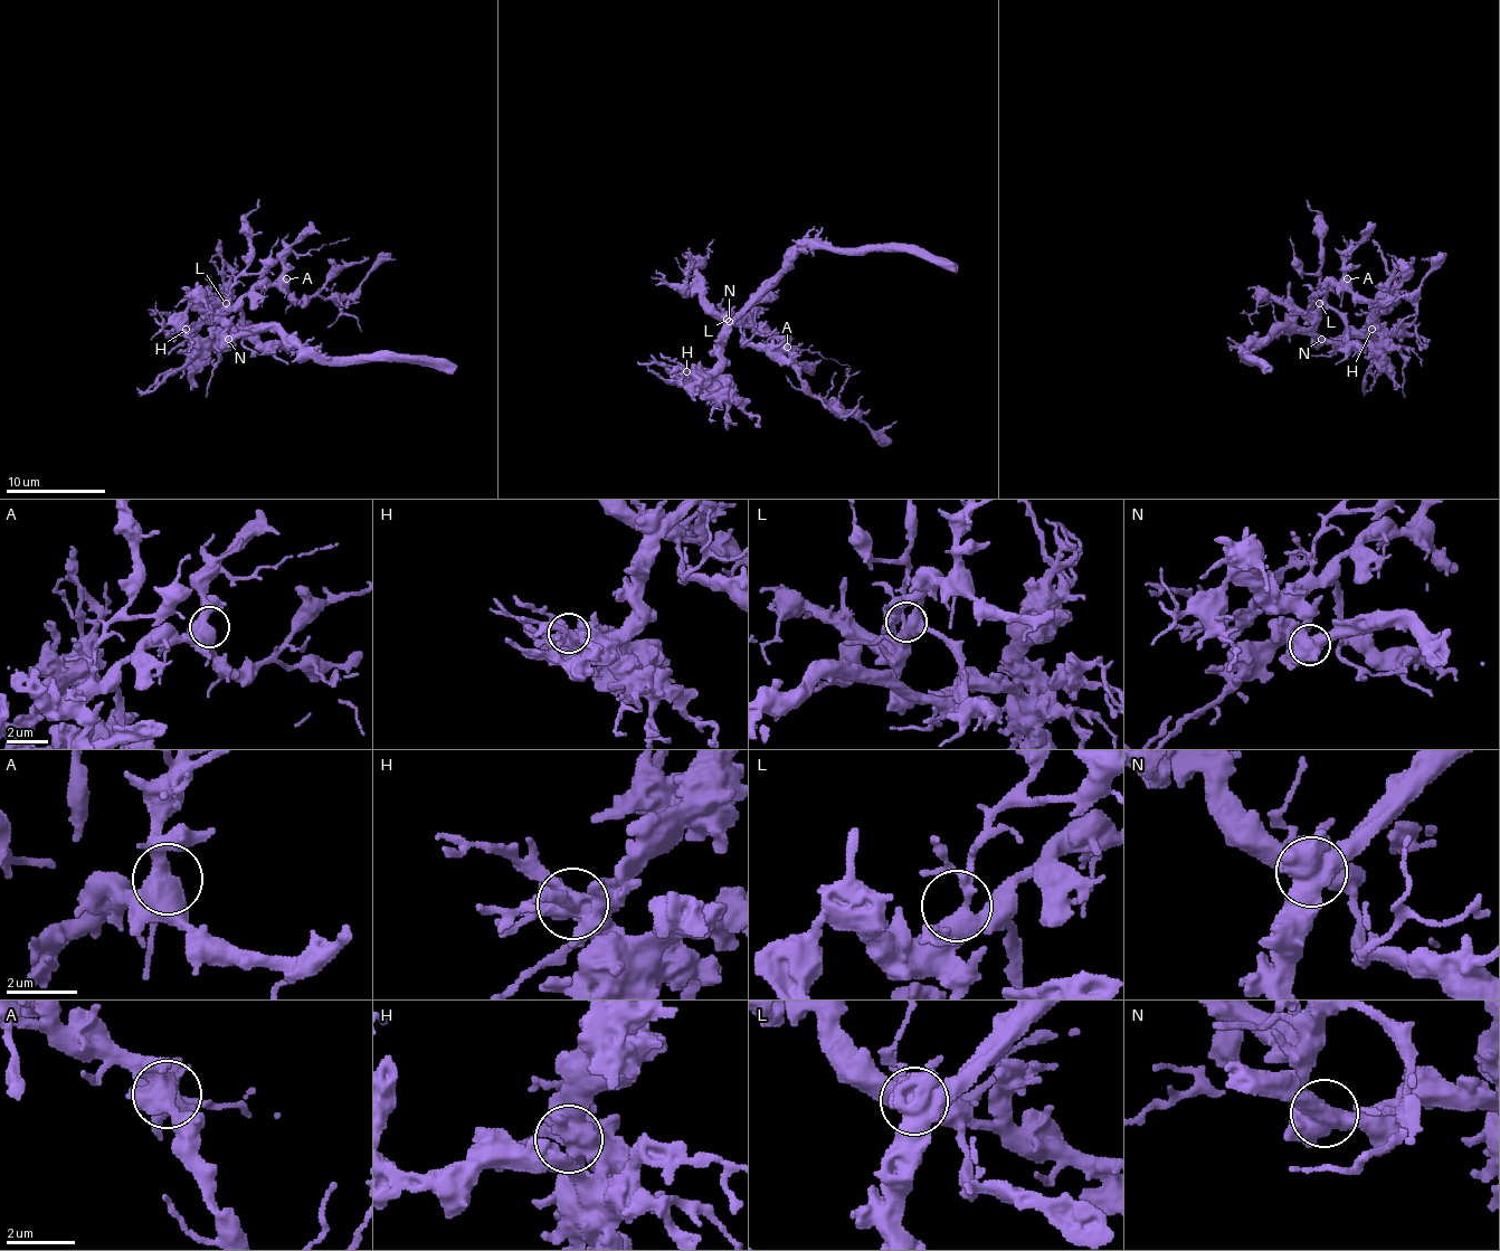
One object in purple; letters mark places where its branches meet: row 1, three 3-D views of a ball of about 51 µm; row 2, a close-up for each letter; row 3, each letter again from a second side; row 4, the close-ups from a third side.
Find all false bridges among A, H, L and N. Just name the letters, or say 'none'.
N

